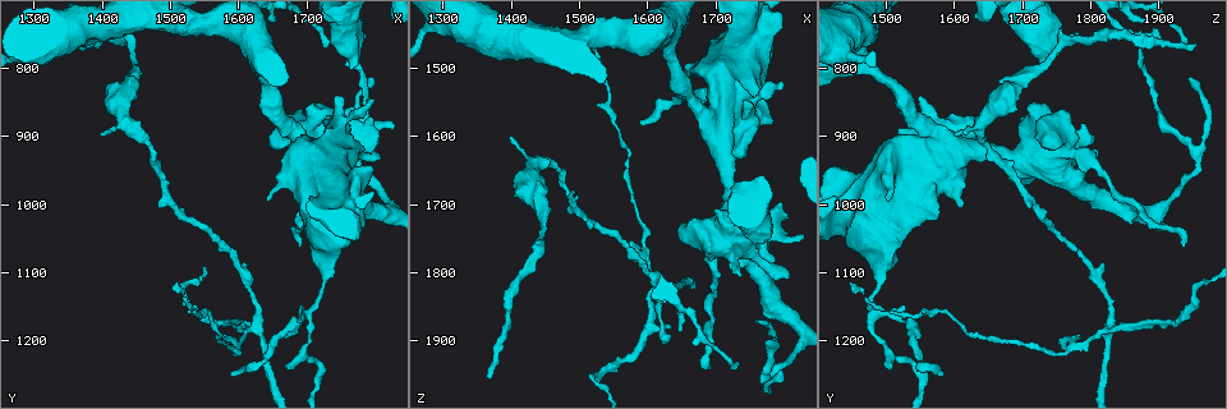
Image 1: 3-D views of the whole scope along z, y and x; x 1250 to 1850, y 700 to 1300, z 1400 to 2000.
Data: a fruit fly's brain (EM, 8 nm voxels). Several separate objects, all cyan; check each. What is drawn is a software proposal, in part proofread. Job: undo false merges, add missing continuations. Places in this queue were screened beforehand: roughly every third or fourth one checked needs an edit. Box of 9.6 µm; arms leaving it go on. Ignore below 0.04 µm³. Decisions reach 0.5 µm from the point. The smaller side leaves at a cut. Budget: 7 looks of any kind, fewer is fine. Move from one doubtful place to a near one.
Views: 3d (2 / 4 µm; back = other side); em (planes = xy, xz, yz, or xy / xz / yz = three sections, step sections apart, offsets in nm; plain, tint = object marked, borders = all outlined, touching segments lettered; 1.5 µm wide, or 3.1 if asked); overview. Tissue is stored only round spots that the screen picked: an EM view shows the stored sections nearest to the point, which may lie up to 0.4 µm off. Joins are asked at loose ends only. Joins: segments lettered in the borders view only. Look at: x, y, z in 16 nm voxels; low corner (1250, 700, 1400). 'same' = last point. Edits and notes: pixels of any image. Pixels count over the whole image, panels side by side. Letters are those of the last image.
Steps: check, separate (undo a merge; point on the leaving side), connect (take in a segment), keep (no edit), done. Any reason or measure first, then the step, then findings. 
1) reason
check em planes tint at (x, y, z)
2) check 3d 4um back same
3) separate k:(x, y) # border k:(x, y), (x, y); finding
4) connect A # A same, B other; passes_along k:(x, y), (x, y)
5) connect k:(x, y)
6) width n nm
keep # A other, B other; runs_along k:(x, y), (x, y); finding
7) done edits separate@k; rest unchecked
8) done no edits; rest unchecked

an open end
check em planes plain at (1725, 775, 1940)

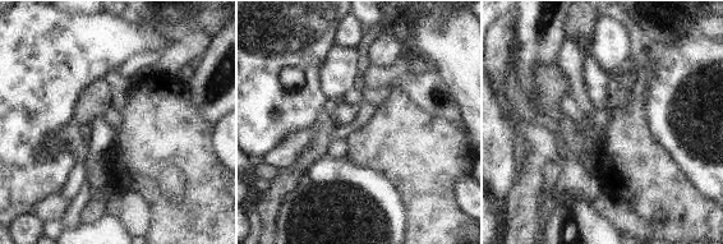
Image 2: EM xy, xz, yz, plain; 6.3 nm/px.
check em planes tint same

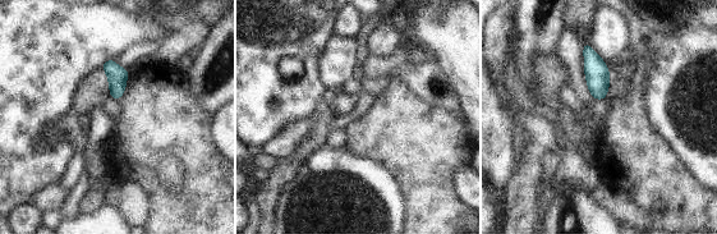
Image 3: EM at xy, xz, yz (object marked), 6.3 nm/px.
check em planes borders same

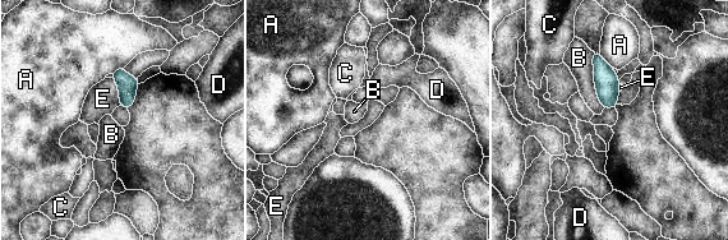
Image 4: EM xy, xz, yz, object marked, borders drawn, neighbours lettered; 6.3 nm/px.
keep # A other, B other, C other, D other, E other; border 4:(591, 51), (595, 93), (604, 107); none of them fits

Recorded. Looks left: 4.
an open end
check em xz step 4 borders at (1370, 760, 1955)

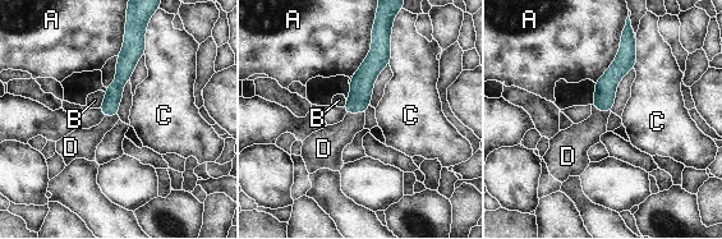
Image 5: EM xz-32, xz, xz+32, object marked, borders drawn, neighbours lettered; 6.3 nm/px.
width 110 nm
connect D # A other, B other, C other, D same; passes_along 5:(362, 83), (355, 111), (330, 142); it goes on there

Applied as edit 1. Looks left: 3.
see it whole again
check overview

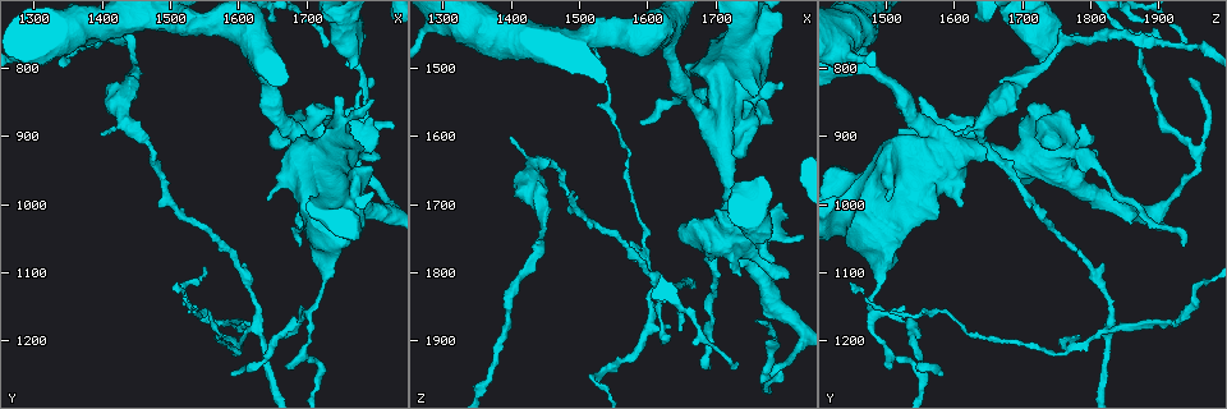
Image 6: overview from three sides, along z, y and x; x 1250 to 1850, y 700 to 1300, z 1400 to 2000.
narrows sharply
check em planes tint at (1625, 1130, 1825)

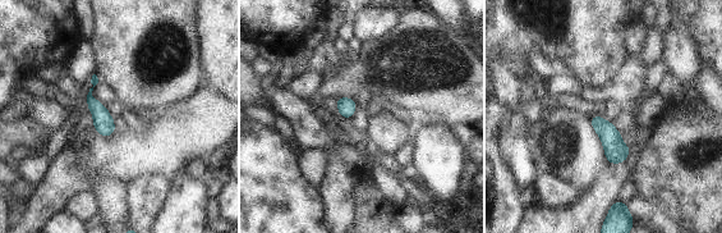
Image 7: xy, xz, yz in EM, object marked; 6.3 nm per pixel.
check em planes borders same

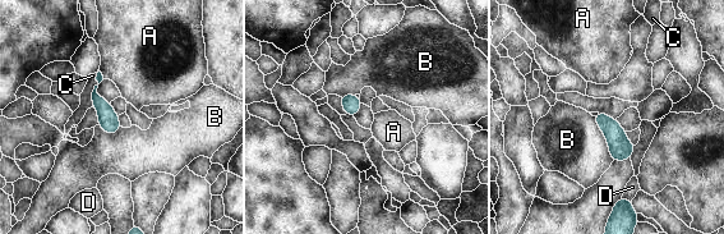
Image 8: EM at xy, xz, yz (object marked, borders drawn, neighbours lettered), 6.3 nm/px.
keep # A other, B other, C other, D other; border 8:(594, 116), (613, 160); all the same cell

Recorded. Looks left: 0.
done edits connect@5; rest unchecked

